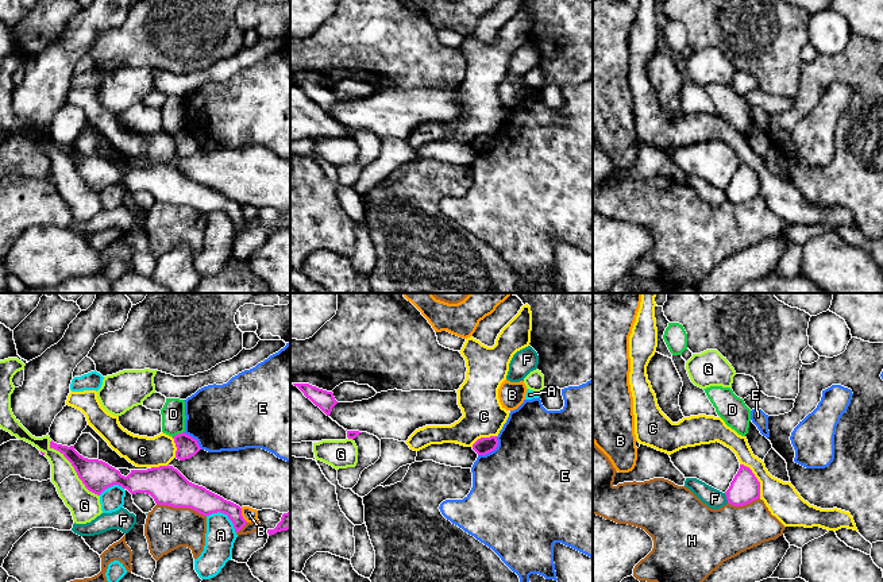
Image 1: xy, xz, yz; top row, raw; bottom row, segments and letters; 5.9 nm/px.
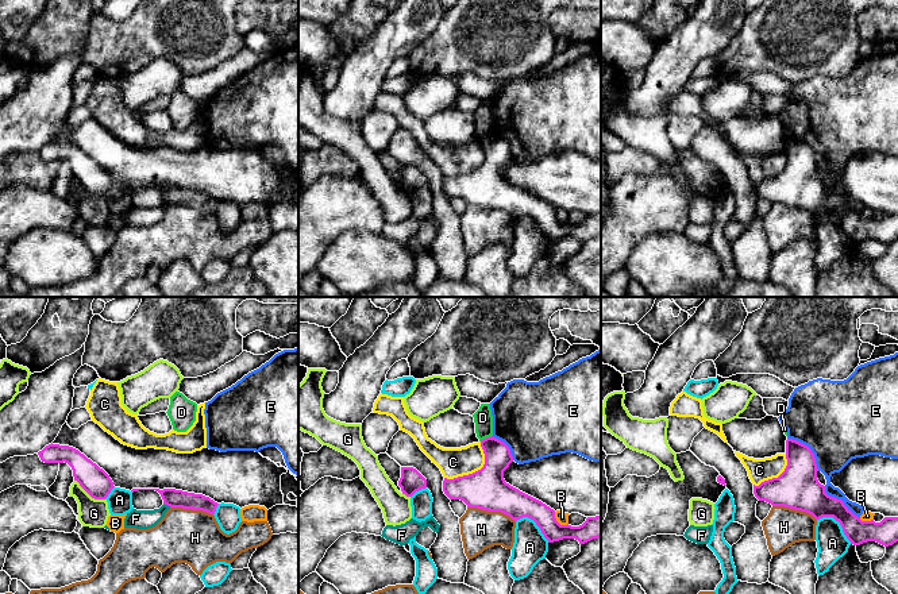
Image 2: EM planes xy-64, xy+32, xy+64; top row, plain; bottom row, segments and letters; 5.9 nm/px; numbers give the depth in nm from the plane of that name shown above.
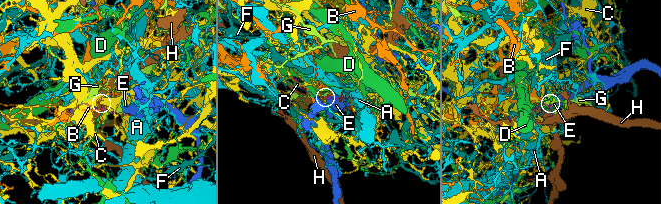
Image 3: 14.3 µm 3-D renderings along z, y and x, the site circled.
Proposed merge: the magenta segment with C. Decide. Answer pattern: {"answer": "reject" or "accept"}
{"answer": "reject"}

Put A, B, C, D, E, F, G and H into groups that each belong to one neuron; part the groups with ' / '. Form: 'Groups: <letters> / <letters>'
Groups: A / B / C / D / E / F / G / H

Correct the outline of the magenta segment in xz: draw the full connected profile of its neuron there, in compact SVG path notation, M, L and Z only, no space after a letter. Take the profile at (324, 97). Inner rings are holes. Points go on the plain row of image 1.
M293 81L297 84L306 96L319 104L327 113L331 112L332 105L338 101L332 89L327 89L312 84L309 81Z

